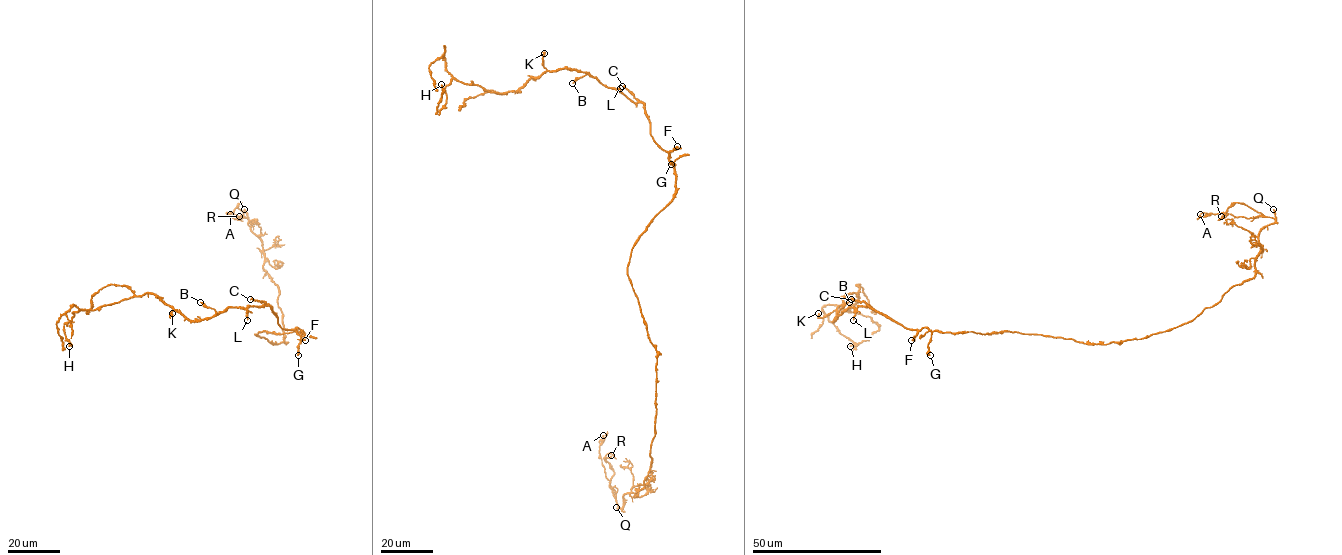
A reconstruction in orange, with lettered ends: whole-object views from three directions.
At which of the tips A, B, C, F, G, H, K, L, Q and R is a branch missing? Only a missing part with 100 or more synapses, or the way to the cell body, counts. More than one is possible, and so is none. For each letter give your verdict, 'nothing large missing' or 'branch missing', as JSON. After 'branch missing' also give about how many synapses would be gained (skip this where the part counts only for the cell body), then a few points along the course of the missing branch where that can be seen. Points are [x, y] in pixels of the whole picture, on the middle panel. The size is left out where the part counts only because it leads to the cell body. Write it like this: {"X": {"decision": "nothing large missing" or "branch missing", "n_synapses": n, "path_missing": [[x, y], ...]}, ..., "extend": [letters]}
{"A": {"decision": "nothing large missing"}, "B": {"decision": "nothing large missing"}, "C": {"decision": "nothing large missing"}, "F": {"decision": "nothing large missing"}, "G": {"decision": "nothing large missing"}, "H": {"decision": "nothing large missing"}, "K": {"decision": "nothing large missing"}, "L": {"decision": "nothing large missing"}, "Q": {"decision": "branch missing", "path_missing": [[616, 507], [609, 499], [618, 505], [632, 507], [637, 487], [640, 486]]}, "R": {"decision": "nothing large missing"}, "extend": ["Q"]}

